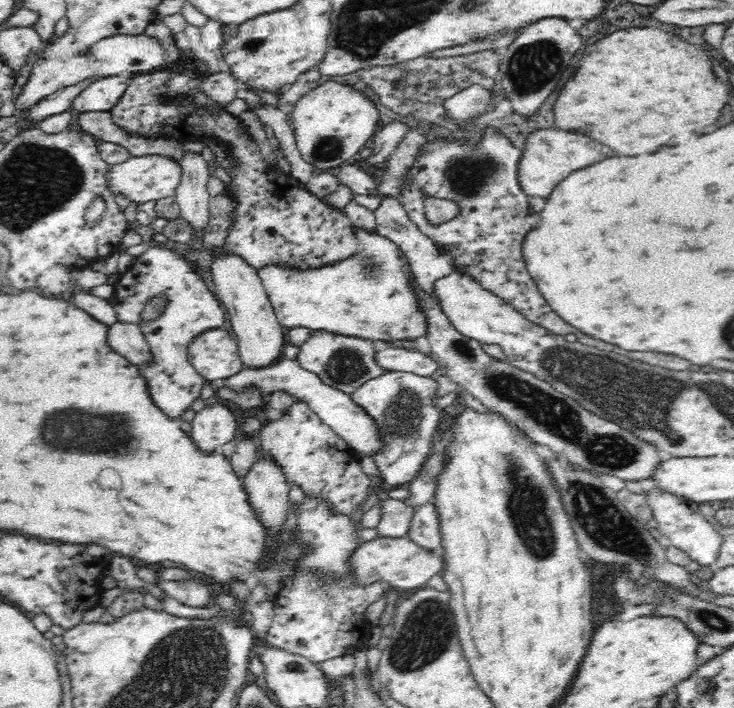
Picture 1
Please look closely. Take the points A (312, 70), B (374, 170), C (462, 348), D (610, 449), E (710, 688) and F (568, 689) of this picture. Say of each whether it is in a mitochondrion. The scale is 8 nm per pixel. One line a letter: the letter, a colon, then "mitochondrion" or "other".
A: other
B: other
C: mitochondrion
D: mitochondrion
E: other
F: other

